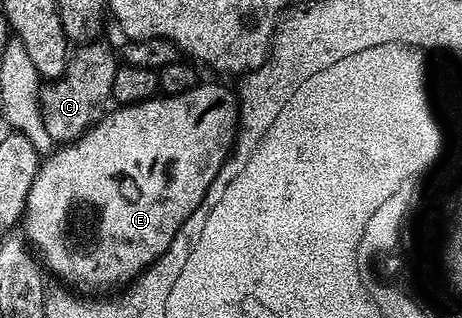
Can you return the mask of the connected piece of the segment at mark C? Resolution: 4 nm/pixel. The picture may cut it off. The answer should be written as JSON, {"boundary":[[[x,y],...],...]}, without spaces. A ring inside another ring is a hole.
{"boundary":[[[101,43],[83,44],[81,48],[73,54],[70,64],[67,66],[66,74],[58,78],[57,81],[47,84],[41,90],[41,106],[44,123],[47,125],[48,132],[55,143],[73,143],[78,138],[83,137],[96,122],[102,120],[108,112],[106,103],[111,100],[113,95],[113,77],[119,69],[119,62],[114,62],[116,53]]]}

